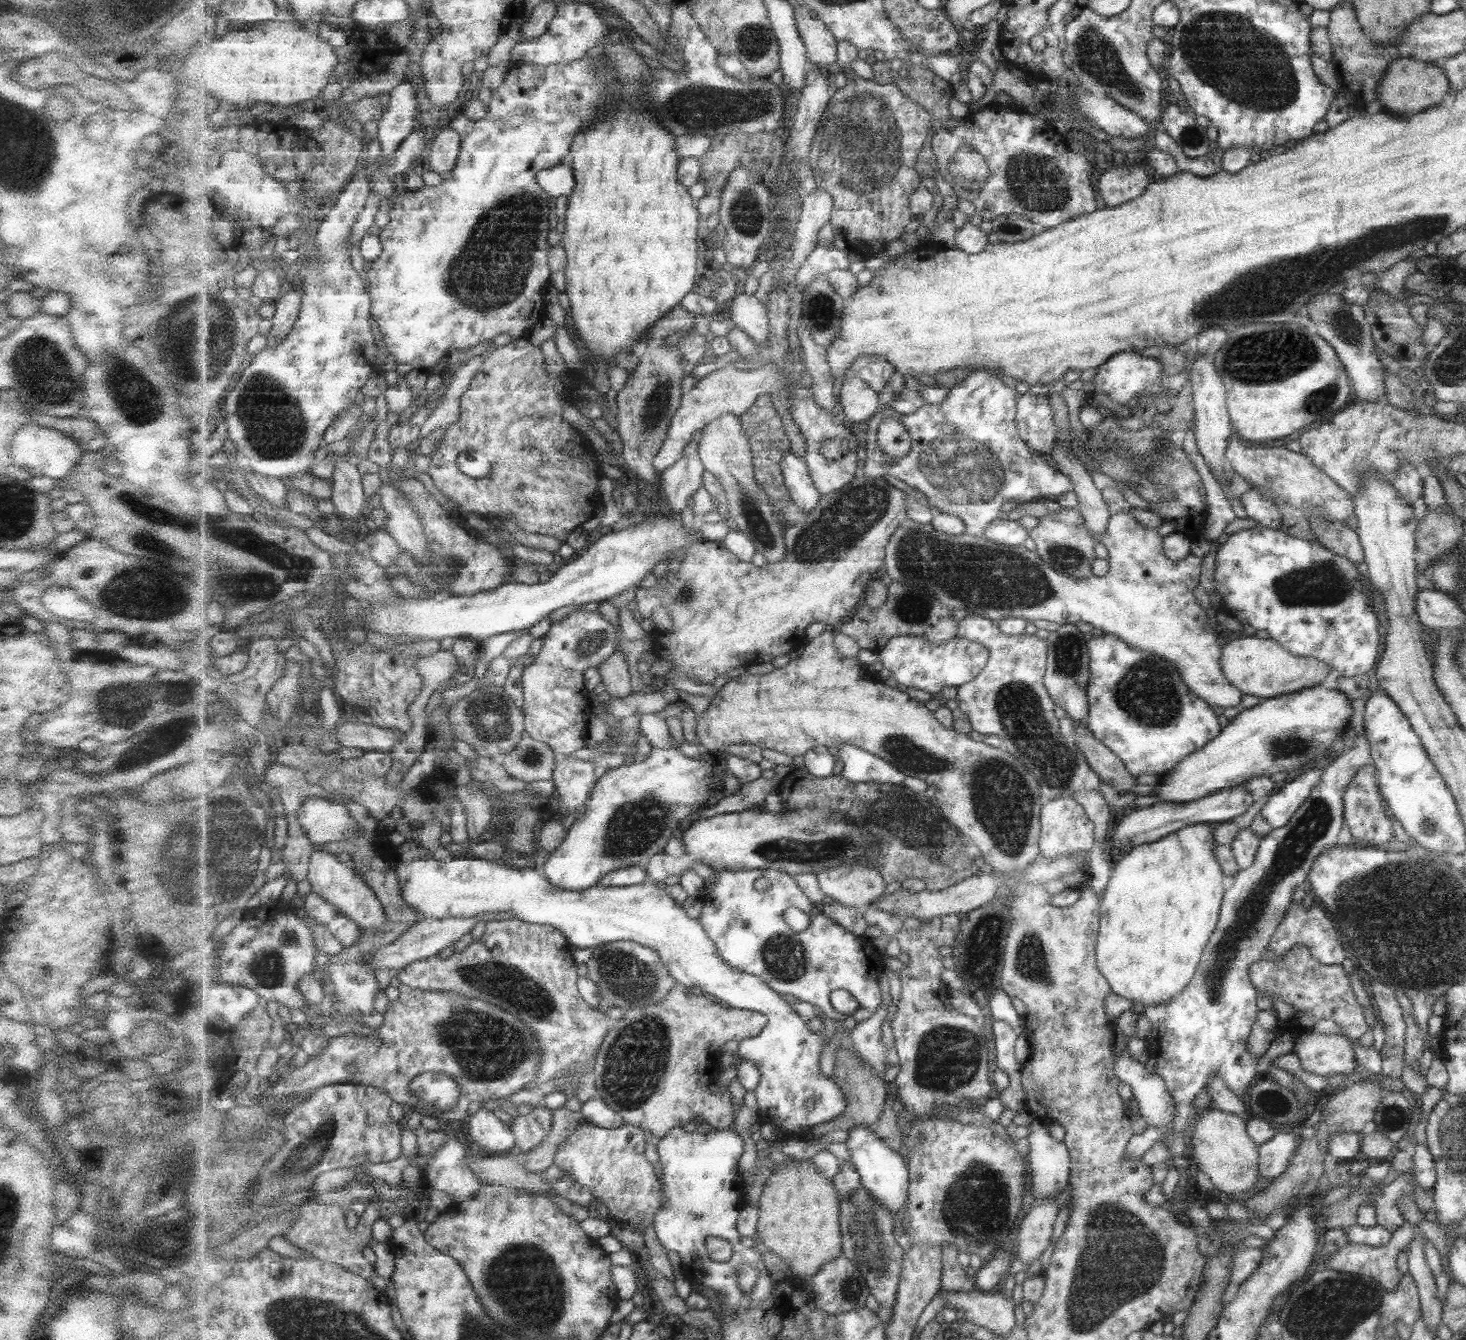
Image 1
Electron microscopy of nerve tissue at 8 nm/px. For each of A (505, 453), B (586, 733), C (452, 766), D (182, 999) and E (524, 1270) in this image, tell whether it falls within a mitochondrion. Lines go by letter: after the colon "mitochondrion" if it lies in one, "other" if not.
A: other
B: other
C: other
D: other
E: mitochondrion

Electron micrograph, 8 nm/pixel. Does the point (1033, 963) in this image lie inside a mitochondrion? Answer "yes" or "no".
yes

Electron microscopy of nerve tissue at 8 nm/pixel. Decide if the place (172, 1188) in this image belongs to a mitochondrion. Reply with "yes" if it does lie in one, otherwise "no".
yes

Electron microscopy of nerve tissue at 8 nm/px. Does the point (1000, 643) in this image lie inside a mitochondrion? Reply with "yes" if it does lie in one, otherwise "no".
no

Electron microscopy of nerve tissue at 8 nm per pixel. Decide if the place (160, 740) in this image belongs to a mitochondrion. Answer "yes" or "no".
yes

